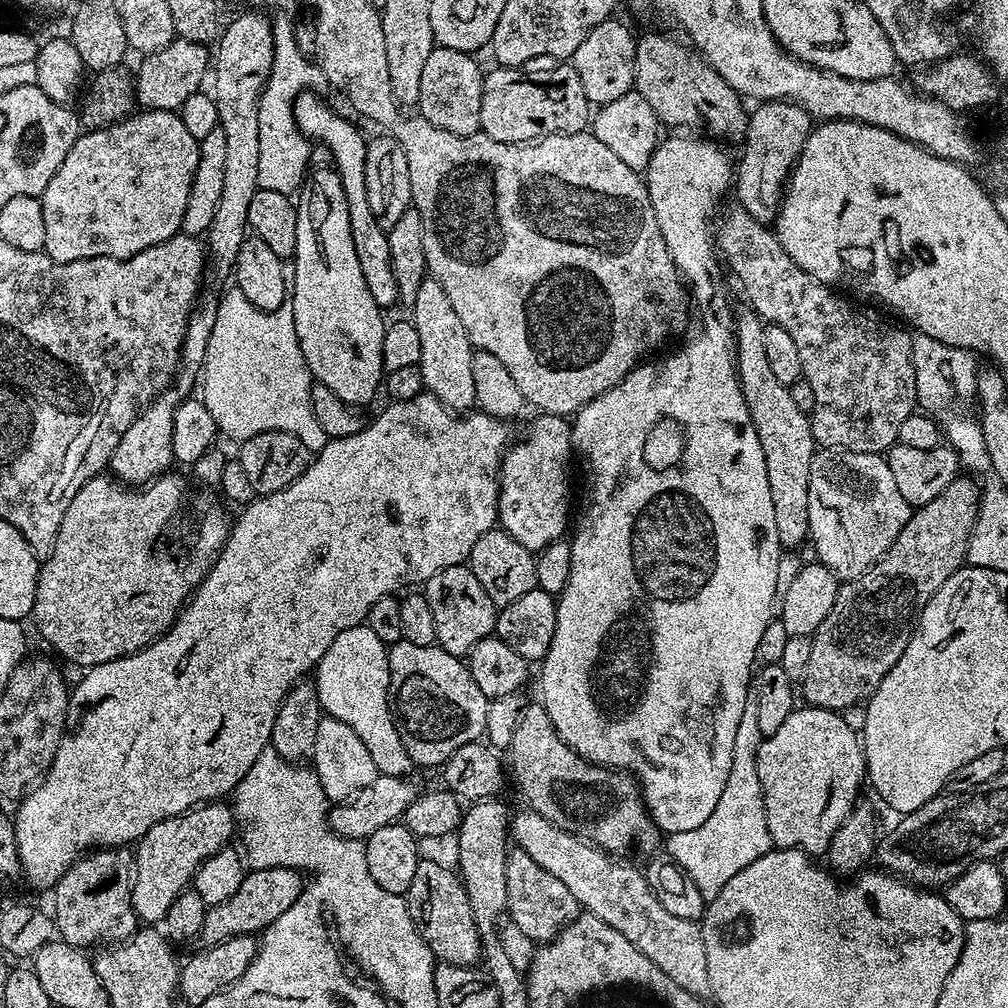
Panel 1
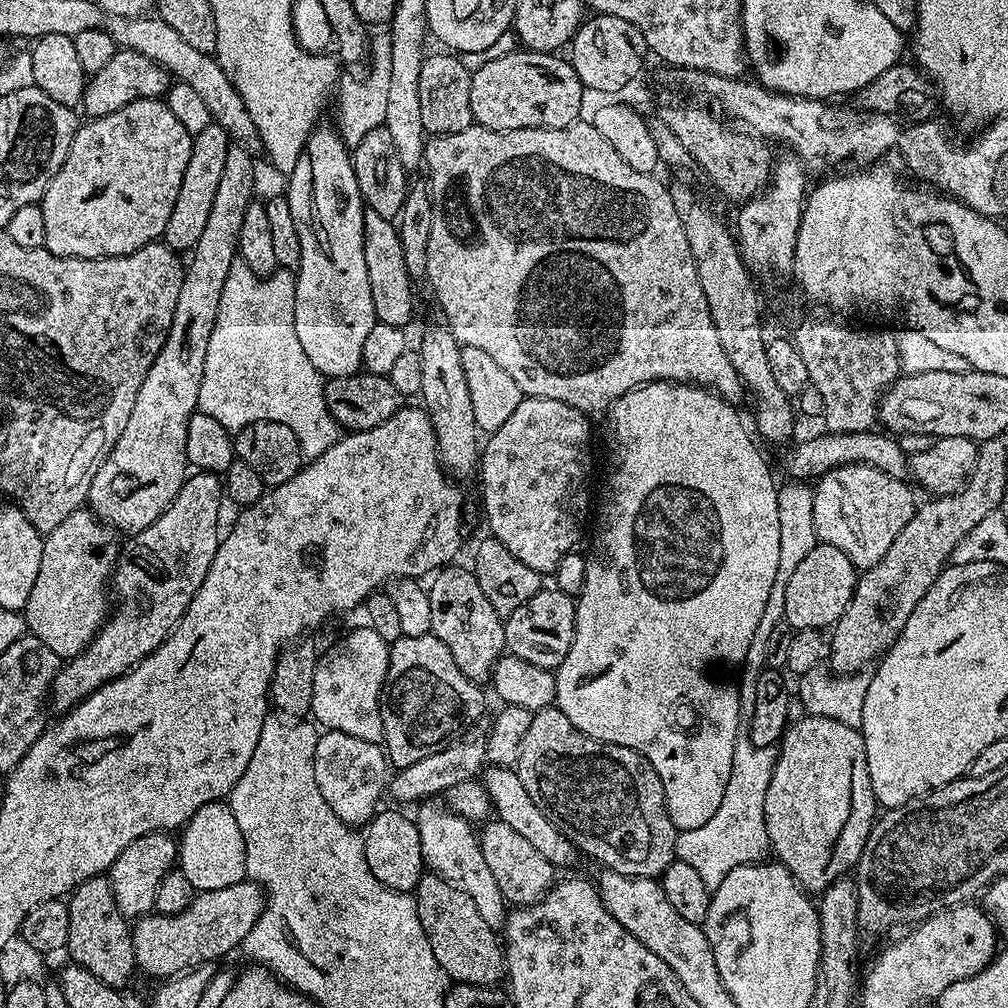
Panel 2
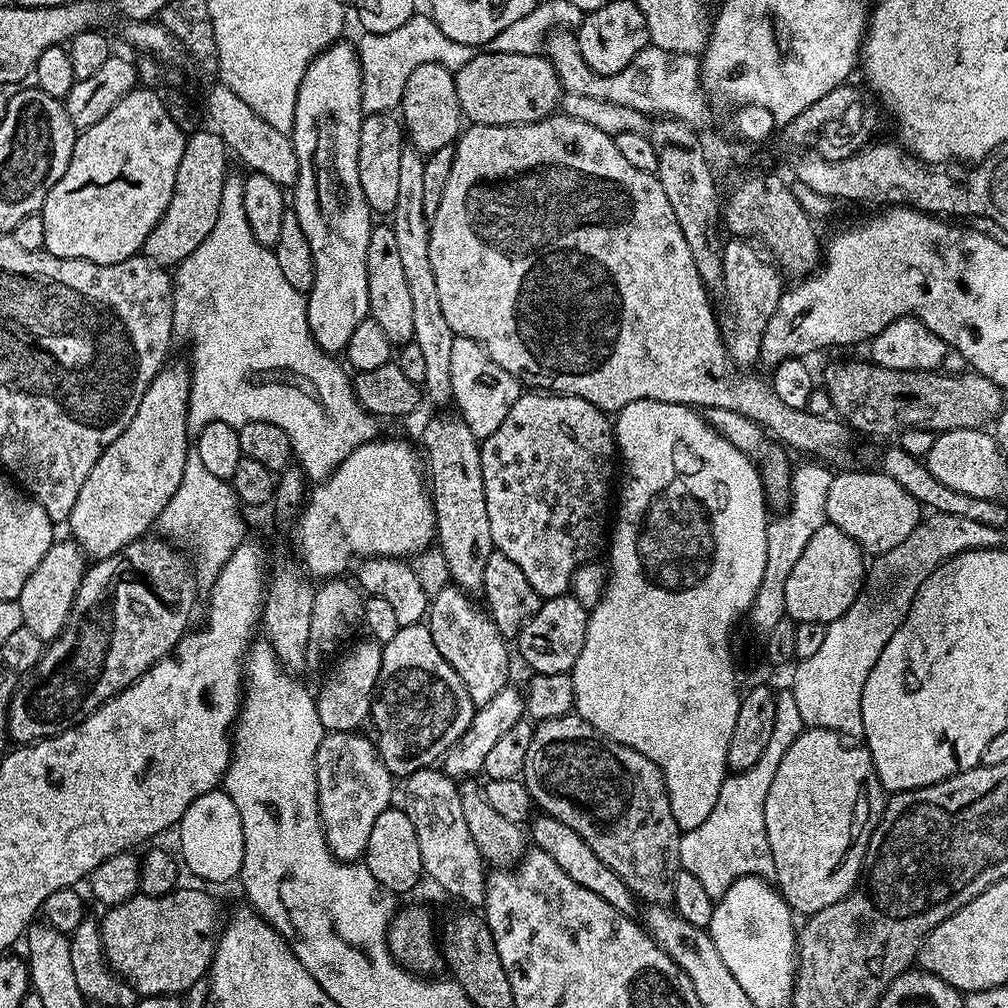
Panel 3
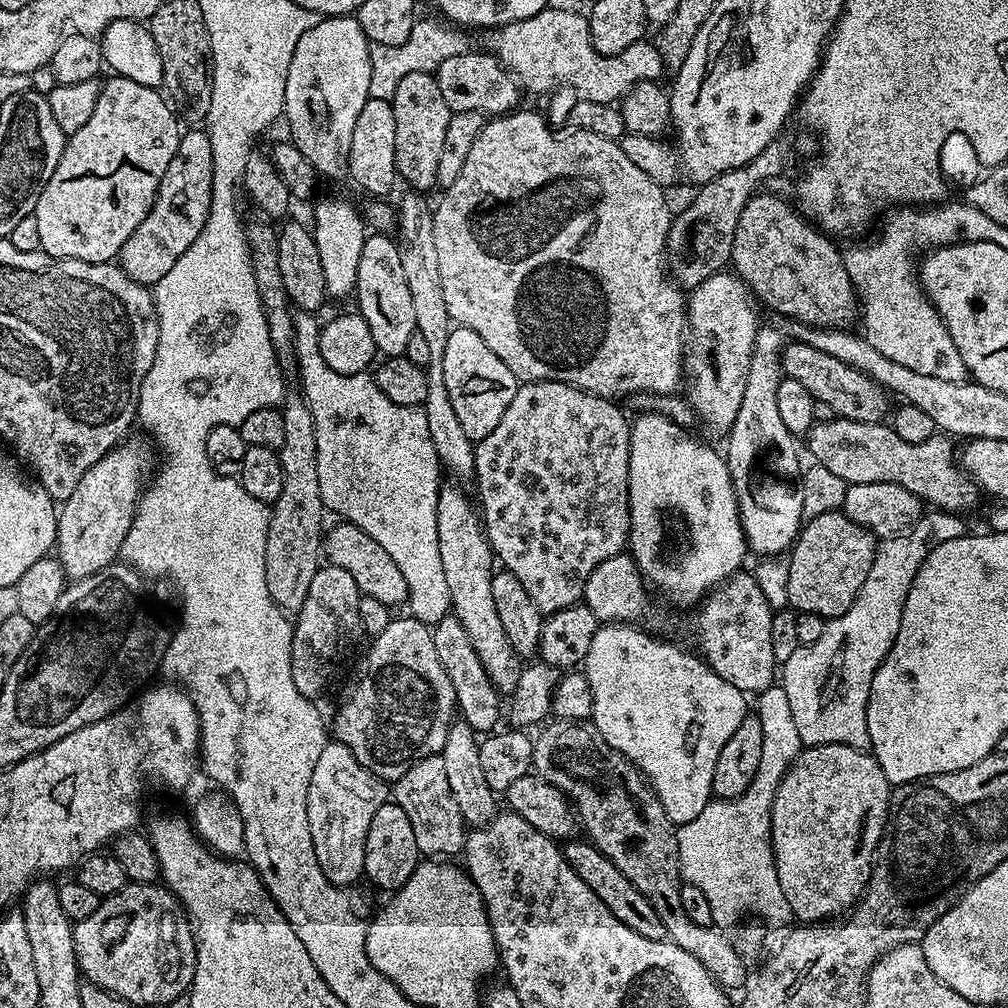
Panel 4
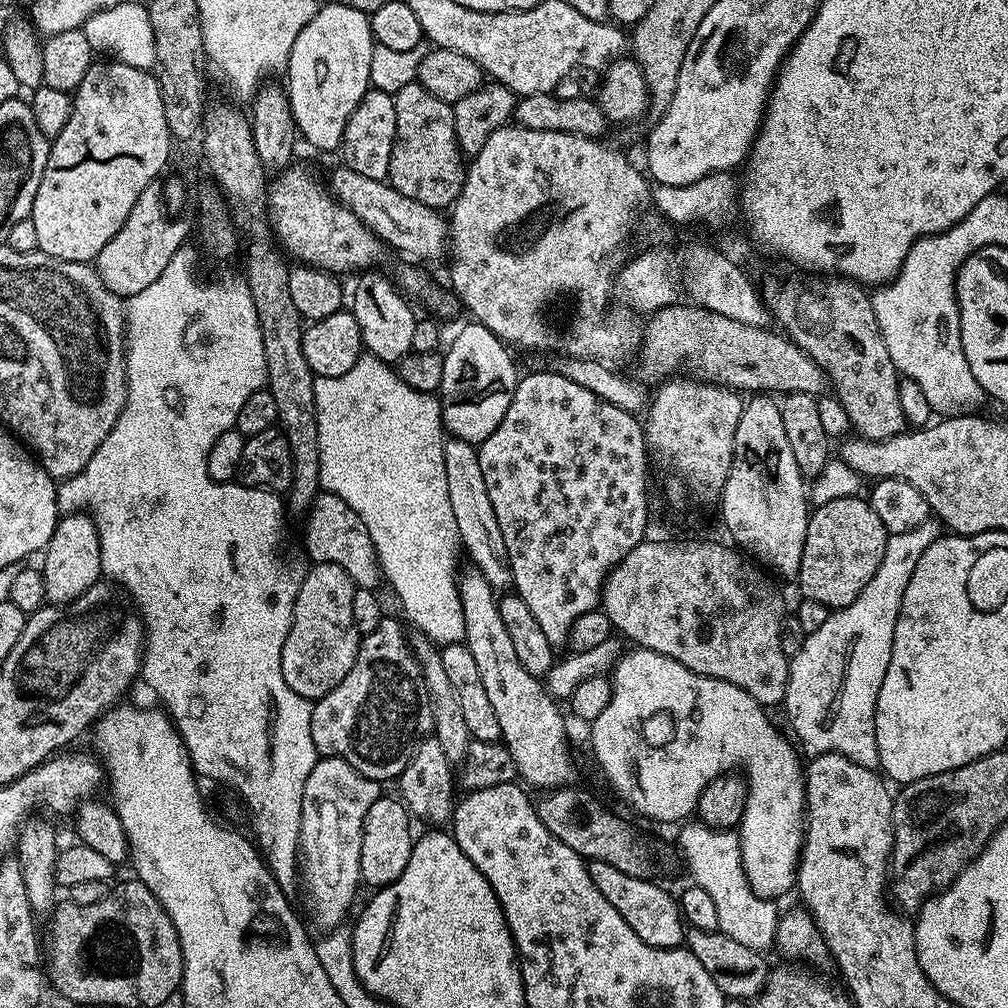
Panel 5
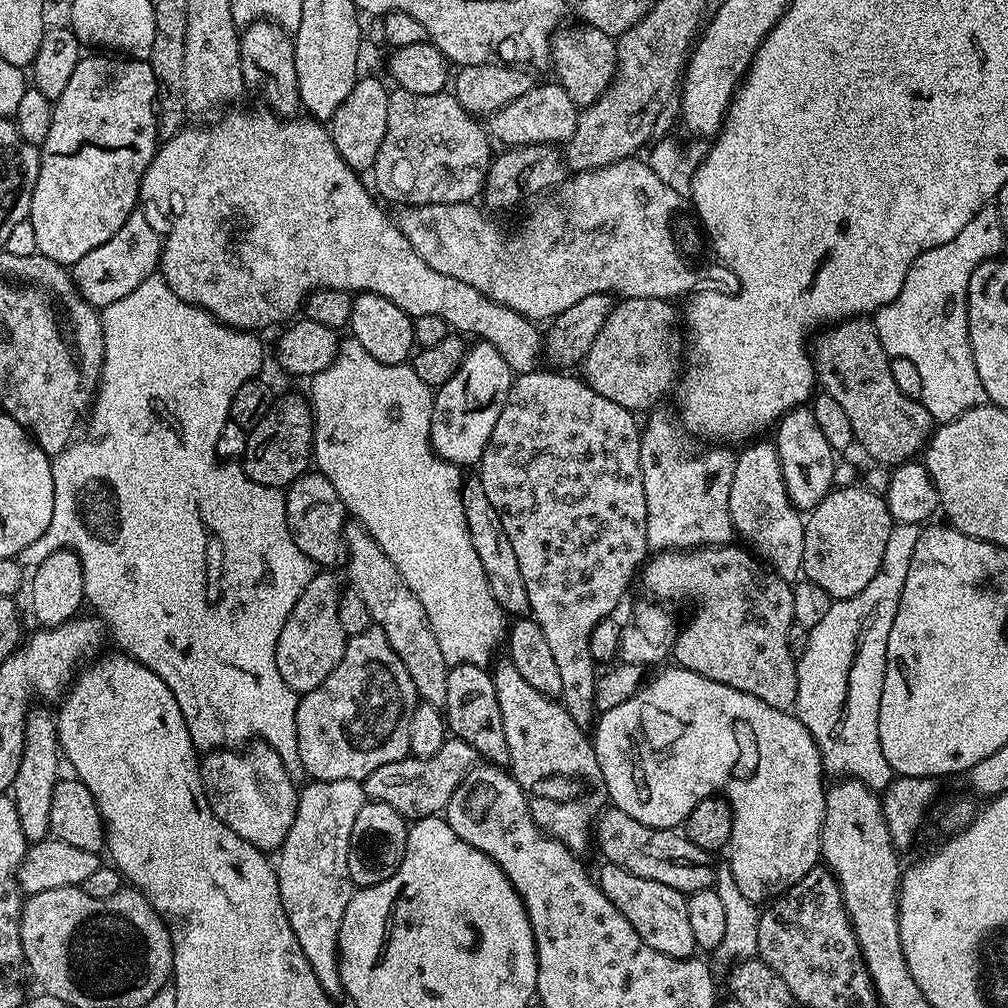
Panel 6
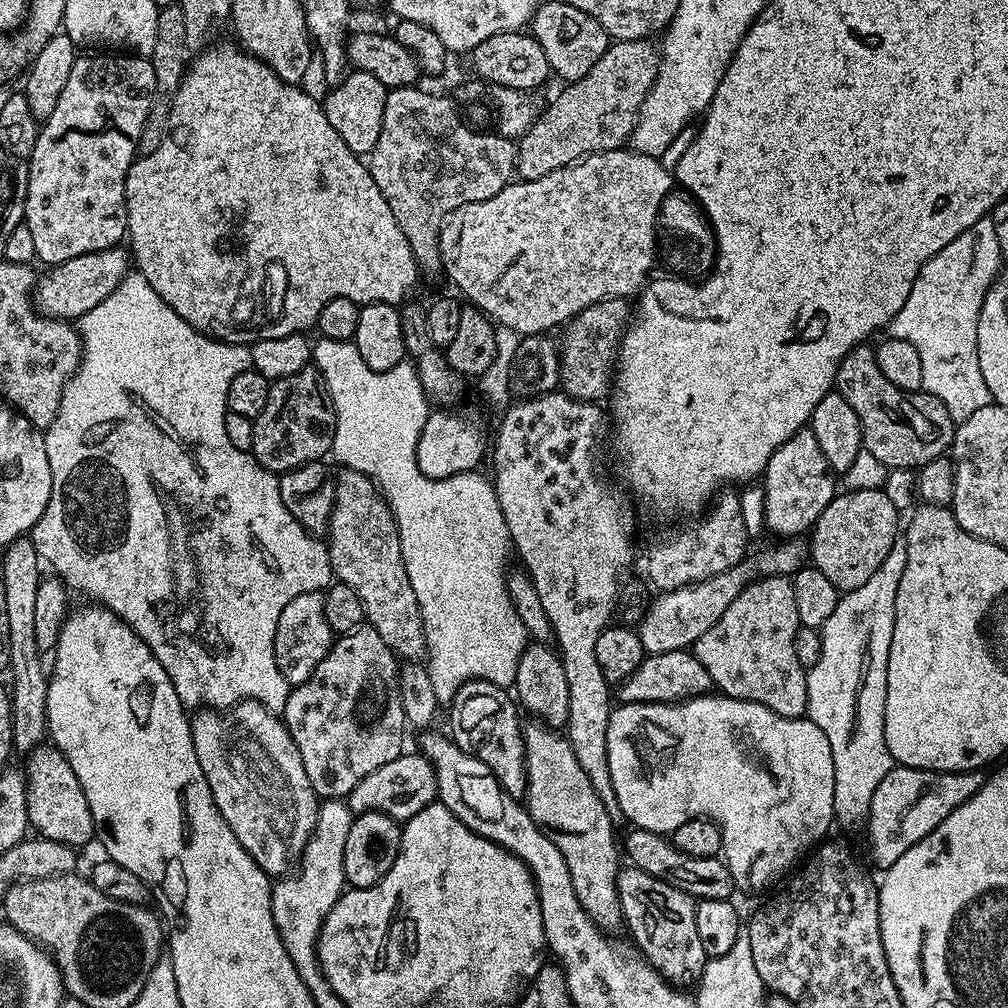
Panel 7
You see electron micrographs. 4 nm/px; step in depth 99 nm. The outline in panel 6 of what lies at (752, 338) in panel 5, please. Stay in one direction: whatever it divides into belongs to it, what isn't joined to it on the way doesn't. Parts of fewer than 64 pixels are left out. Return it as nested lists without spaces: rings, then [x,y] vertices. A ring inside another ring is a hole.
[[[630,297],[621,299],[613,307],[612,313],[602,322],[600,333],[590,346],[582,361],[582,379],[602,398],[618,402],[618,406],[628,408],[633,414],[640,414],[643,408],[651,409],[668,391],[673,391],[682,372],[682,336],[678,331],[678,308],[671,299]]]

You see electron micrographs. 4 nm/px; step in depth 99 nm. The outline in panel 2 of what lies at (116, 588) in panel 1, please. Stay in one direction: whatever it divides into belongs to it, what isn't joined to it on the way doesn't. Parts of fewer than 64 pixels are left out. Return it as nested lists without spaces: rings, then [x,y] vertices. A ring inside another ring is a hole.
[[[80,507],[79,510],[77,510],[74,514],[70,514],[66,518],[62,518],[62,522],[58,522],[58,526],[54,526],[54,530],[50,530],[45,536],[44,536],[44,545],[42,546],[42,562],[38,566],[38,578],[34,578],[34,590],[30,590],[30,598],[26,602],[26,606],[22,609],[22,615],[24,617],[24,623],[26,625],[27,631],[31,633],[33,636],[37,636],[38,639],[40,639],[42,642],[46,642],[46,646],[50,646],[50,650],[54,650],[54,654],[58,654],[62,658],[71,658],[74,656],[77,656],[79,652],[84,652],[86,650],[86,646],[88,643],[96,637],[97,632],[100,631],[100,627],[105,622],[106,619],[106,608],[104,612],[104,588],[106,592],[106,585],[111,581],[112,579],[112,569],[116,566],[116,558],[118,555],[118,540],[116,544],[116,539],[118,539],[117,533],[113,531],[109,525],[101,524],[99,520],[96,519],[95,516],[92,515],[91,511],[87,507]]]

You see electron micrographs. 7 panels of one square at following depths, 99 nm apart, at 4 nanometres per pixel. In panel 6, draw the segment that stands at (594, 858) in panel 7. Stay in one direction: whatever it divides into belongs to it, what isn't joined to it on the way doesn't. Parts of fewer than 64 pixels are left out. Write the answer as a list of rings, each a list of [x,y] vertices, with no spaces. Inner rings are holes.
[[[504,658],[497,668],[491,669],[492,682],[494,690],[498,694],[498,710],[502,710],[502,730],[506,730],[506,748],[508,750],[507,767],[510,769],[510,775],[516,779],[518,786],[522,790],[522,794],[528,803],[530,814],[534,818],[534,822],[540,827],[541,832],[552,837],[553,840],[559,840],[561,844],[574,853],[583,853],[582,850],[587,844],[591,845],[594,840],[594,825],[601,812],[604,811],[609,803],[608,791],[604,785],[602,778],[602,766],[598,766],[598,758],[596,757],[596,745],[590,739],[589,733],[585,729],[578,726],[578,722],[574,722],[574,718],[570,718],[570,714],[564,709],[563,703],[559,699],[542,694],[538,690],[534,690],[534,686],[530,686],[530,682],[526,682],[526,678],[522,678],[522,674],[518,674],[518,670],[514,670],[511,660]]]

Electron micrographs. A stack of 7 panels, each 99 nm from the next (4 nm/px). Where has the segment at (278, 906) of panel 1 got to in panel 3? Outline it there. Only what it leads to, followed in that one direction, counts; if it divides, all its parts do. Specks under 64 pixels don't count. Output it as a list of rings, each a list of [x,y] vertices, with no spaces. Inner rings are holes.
[[[180,886],[175,892],[158,898],[137,894],[103,913],[104,920],[99,921],[99,926],[104,956],[108,959],[108,965],[130,985],[137,997],[184,994],[187,988],[194,987],[200,979],[201,983],[209,975],[218,933],[222,928],[222,916],[220,920],[220,908],[215,898],[203,892],[208,890],[200,888]]]

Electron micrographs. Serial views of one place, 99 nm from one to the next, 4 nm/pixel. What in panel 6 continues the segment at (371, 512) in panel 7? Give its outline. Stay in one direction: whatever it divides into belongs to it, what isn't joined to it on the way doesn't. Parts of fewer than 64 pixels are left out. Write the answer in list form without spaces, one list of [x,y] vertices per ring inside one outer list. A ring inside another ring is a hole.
[[[359,522],[349,523],[345,527],[344,540],[348,543],[346,573],[352,579],[351,591],[357,592],[362,602],[366,602],[373,625],[382,629],[390,646],[394,646],[394,654],[402,658],[402,666],[410,670],[410,682],[414,682],[417,697],[423,703],[443,709],[450,666],[446,658],[442,658],[438,638],[434,638],[434,630],[426,618],[426,610],[422,610],[422,602],[418,602],[414,590],[406,586],[402,574],[398,574],[394,562],[390,562],[382,546],[374,542],[374,538]]]

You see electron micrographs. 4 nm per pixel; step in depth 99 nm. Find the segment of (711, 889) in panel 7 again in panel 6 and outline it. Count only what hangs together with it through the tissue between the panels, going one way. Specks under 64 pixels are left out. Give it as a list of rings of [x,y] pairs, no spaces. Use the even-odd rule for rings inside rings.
[[[614,806],[605,807],[594,825],[594,844],[600,847],[603,859],[614,866],[622,866],[638,878],[662,882],[682,893],[697,892],[713,887],[717,869],[712,868],[713,857],[706,850],[694,846],[683,831],[674,828],[651,828],[634,822],[630,814]]]

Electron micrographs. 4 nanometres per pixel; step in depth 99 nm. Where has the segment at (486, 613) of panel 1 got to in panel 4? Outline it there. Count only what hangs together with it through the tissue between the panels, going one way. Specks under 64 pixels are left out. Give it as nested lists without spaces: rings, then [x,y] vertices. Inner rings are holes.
[[[451,614],[443,616],[439,622],[431,625],[431,629],[438,662],[442,662],[442,670],[446,670],[446,675],[450,677],[450,686],[454,686],[459,719],[465,720],[478,734],[491,733],[497,727],[496,722],[502,718],[502,696],[490,682],[482,662],[478,662],[478,654],[474,652],[470,634],[466,634],[462,622]]]

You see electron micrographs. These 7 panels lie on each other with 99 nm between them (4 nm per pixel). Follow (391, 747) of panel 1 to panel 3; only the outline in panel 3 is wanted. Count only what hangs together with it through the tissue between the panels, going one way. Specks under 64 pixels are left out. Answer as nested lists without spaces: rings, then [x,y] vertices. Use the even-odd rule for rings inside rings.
[[[364,638],[361,644],[355,644],[353,643],[331,665],[333,668],[329,670],[328,677],[325,678],[324,685],[320,688],[320,693],[317,691],[314,696],[318,718],[322,718],[322,726],[328,732],[357,731],[361,727],[359,724],[363,720],[365,723],[372,711],[376,679],[380,677],[382,666],[382,648],[371,638]]]

